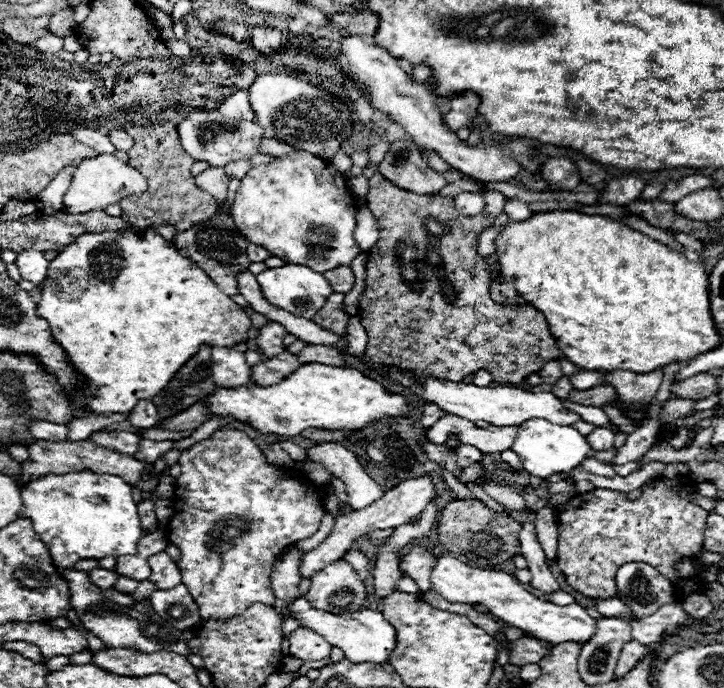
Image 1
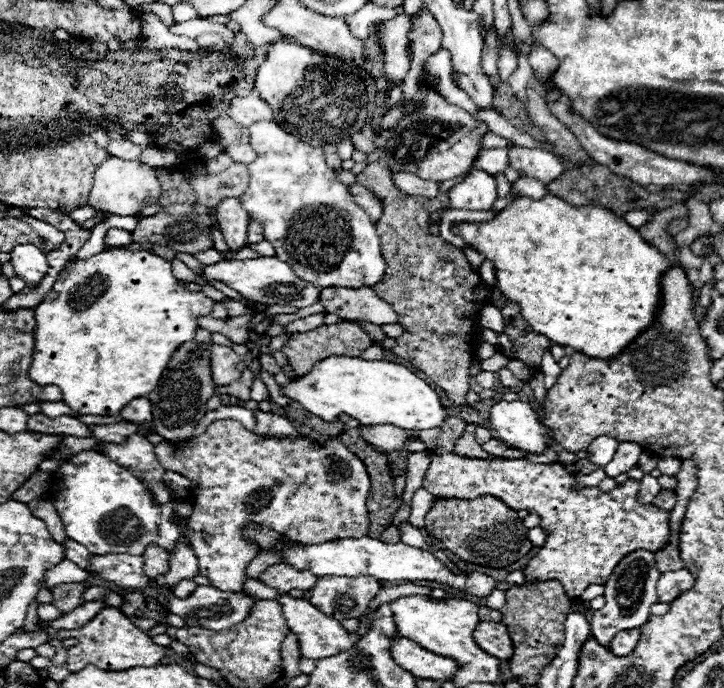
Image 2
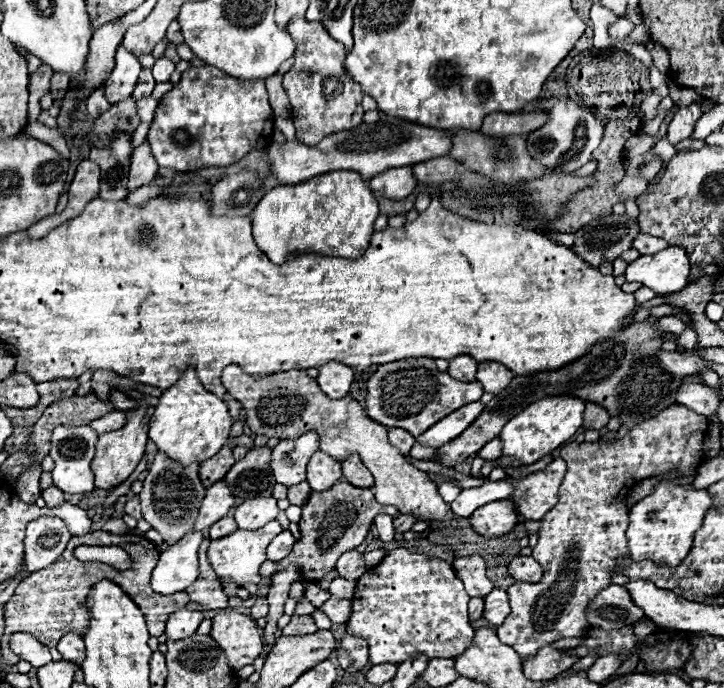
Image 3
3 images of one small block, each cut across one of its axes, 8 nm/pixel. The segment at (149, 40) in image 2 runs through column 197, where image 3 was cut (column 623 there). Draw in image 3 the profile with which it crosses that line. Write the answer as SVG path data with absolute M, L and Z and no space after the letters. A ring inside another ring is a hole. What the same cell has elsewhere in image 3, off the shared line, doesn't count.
M614 44L612 48L618 48L618 50L624 50L624 52L630 52L630 54L634 54L640 62L644 62L644 64L650 64L652 62L652 56L650 56L650 52L642 46L642 44Z

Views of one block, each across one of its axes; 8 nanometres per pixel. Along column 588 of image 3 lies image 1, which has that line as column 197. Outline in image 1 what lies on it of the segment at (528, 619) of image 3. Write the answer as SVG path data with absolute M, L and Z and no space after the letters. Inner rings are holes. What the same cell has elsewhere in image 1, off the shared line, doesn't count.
M218 430L214 432L210 438L190 446L188 450L184 450L178 458L178 464L182 468L182 474L176 478L176 490L174 490L174 496L172 496L172 504L174 504L174 518L170 520L170 524L166 526L166 534L168 534L168 542L174 544L180 552L182 552L182 558L178 562L178 568L182 572L182 584L190 590L192 598L196 600L198 608L200 608L200 616L204 620L210 620L210 618L220 618L220 620L226 620L226 618L232 618L236 614L242 614L250 604L256 604L256 602L262 602L262 604L274 604L276 598L272 594L272 588L270 588L270 574L272 574L272 566L276 562L276 558L284 552L284 548L288 548L290 544L298 542L298 540L306 540L310 536L314 536L320 528L320 522L326 514L326 508L324 508L324 502L326 502L326 488L318 488L314 482L310 482L308 478L304 478L304 472L286 472L284 468L278 468L274 464L270 464L264 456L264 452L258 448L258 444L246 434L246 432L240 432L240 430Z

